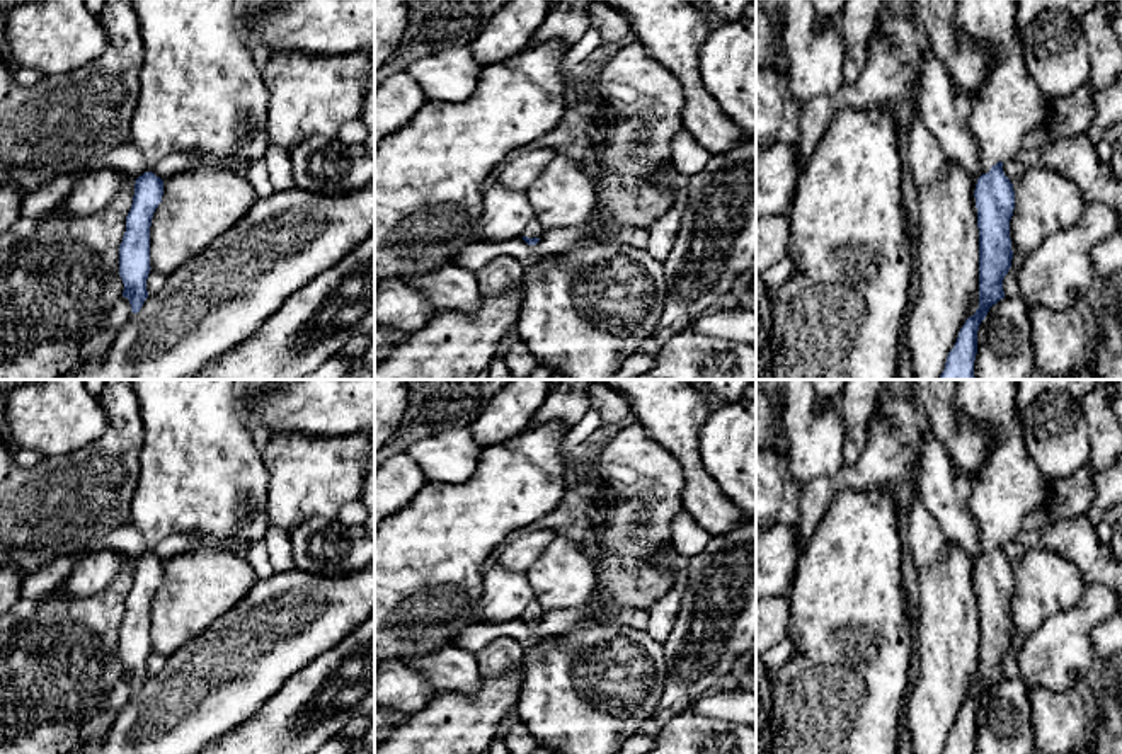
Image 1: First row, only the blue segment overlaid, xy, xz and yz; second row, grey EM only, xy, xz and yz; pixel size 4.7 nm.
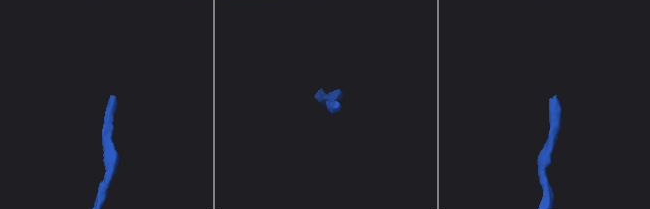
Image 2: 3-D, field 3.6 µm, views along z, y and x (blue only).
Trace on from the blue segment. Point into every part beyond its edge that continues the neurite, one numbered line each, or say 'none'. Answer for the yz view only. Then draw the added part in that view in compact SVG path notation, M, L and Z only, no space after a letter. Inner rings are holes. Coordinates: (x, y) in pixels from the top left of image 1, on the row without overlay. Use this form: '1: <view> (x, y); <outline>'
1: yz (1010, 485); M957 380L957 407L969 419L993 432L993 446L979 473L970 478L969 511L979 528L984 555L998 543L1020 541L1027 548L1045 548L1061 553L1076 565L1085 587L1102 584L1117 596L1117 613L1122 613L1122 560L1115 560L1096 538L1095 524L1081 514L1049 523L1044 529L1028 529L1025 521L1052 504L1050 482L1027 453L1022 412L1016 408L1016 380Z

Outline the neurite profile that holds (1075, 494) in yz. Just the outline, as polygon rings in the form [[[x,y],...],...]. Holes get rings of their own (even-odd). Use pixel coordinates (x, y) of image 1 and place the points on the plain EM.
[[[1085,466],[1068,478],[1052,480],[1052,502],[1039,514],[1027,516],[1027,529],[1044,529],[1056,519],[1086,512],[1095,500],[1095,473]]]

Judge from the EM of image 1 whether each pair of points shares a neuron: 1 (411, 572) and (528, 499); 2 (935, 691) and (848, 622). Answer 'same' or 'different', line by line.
1: same
2: different

